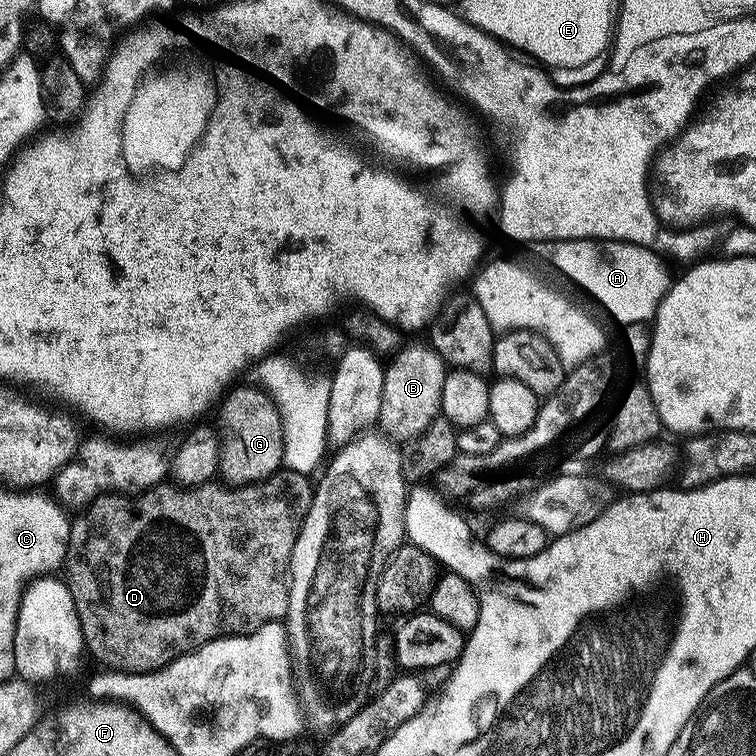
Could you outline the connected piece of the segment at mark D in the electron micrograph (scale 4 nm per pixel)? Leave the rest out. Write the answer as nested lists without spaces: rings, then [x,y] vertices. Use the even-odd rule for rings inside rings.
[[[281,470],[268,476],[264,480],[260,480],[257,484],[242,484],[239,486],[225,486],[223,483],[209,482],[207,484],[197,484],[195,486],[175,486],[171,488],[168,482],[165,482],[155,488],[148,488],[144,492],[135,494],[105,494],[97,496],[91,504],[83,509],[84,512],[80,517],[72,520],[72,537],[68,543],[68,558],[66,561],[66,569],[68,568],[68,576],[66,575],[66,583],[70,594],[74,598],[74,606],[76,607],[76,622],[82,630],[82,638],[84,639],[84,648],[96,660],[101,660],[103,667],[108,670],[118,672],[152,672],[155,668],[164,668],[172,660],[177,660],[179,656],[185,656],[187,652],[193,652],[196,648],[200,648],[203,644],[208,644],[212,640],[218,640],[223,636],[247,636],[250,632],[256,632],[262,626],[274,624],[283,621],[284,615],[290,612],[290,573],[288,563],[292,557],[294,550],[294,542],[300,533],[300,527],[304,525],[306,514],[312,505],[312,494],[314,491],[313,481],[308,481],[303,471],[300,470]]]

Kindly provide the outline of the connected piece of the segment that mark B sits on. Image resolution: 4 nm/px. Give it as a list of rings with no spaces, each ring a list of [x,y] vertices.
[[[405,343],[387,361],[384,370],[384,398],[378,421],[387,435],[400,442],[420,436],[441,415],[442,390],[450,368],[431,343]]]

